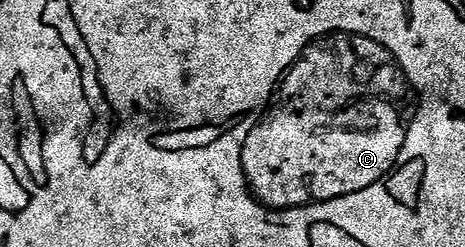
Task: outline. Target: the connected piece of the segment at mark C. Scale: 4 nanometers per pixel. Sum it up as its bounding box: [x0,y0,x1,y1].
[239,27,423,221]

